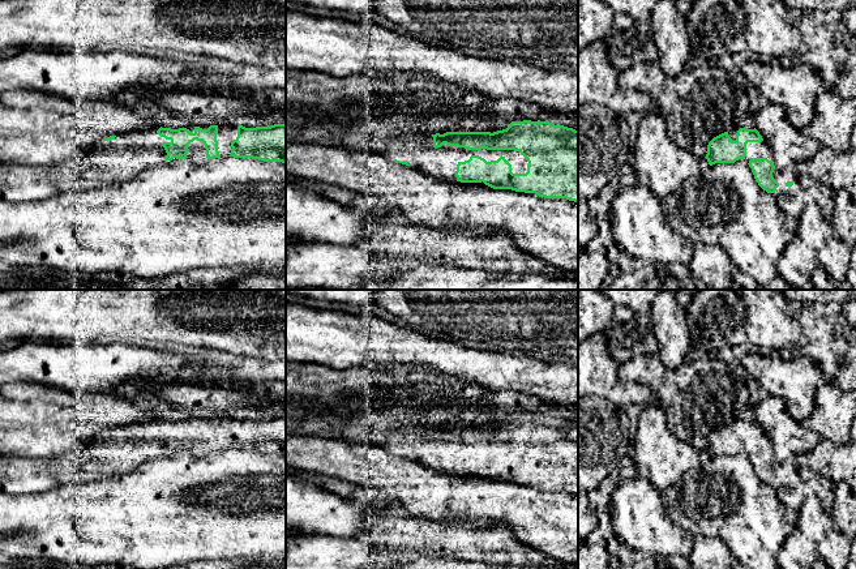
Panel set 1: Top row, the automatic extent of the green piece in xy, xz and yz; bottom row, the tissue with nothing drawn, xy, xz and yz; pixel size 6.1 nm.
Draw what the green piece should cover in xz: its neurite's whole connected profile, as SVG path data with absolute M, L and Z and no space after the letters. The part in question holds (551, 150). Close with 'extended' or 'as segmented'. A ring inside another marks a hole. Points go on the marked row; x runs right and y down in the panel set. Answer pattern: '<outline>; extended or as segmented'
M292 103L286 107L287 140L376 151L433 177L578 202L578 131L549 121L512 121L506 129L493 133L446 132L431 136L414 127L393 124L389 116L359 119L348 127L333 120L317 121L305 115L303 104Z; extended

